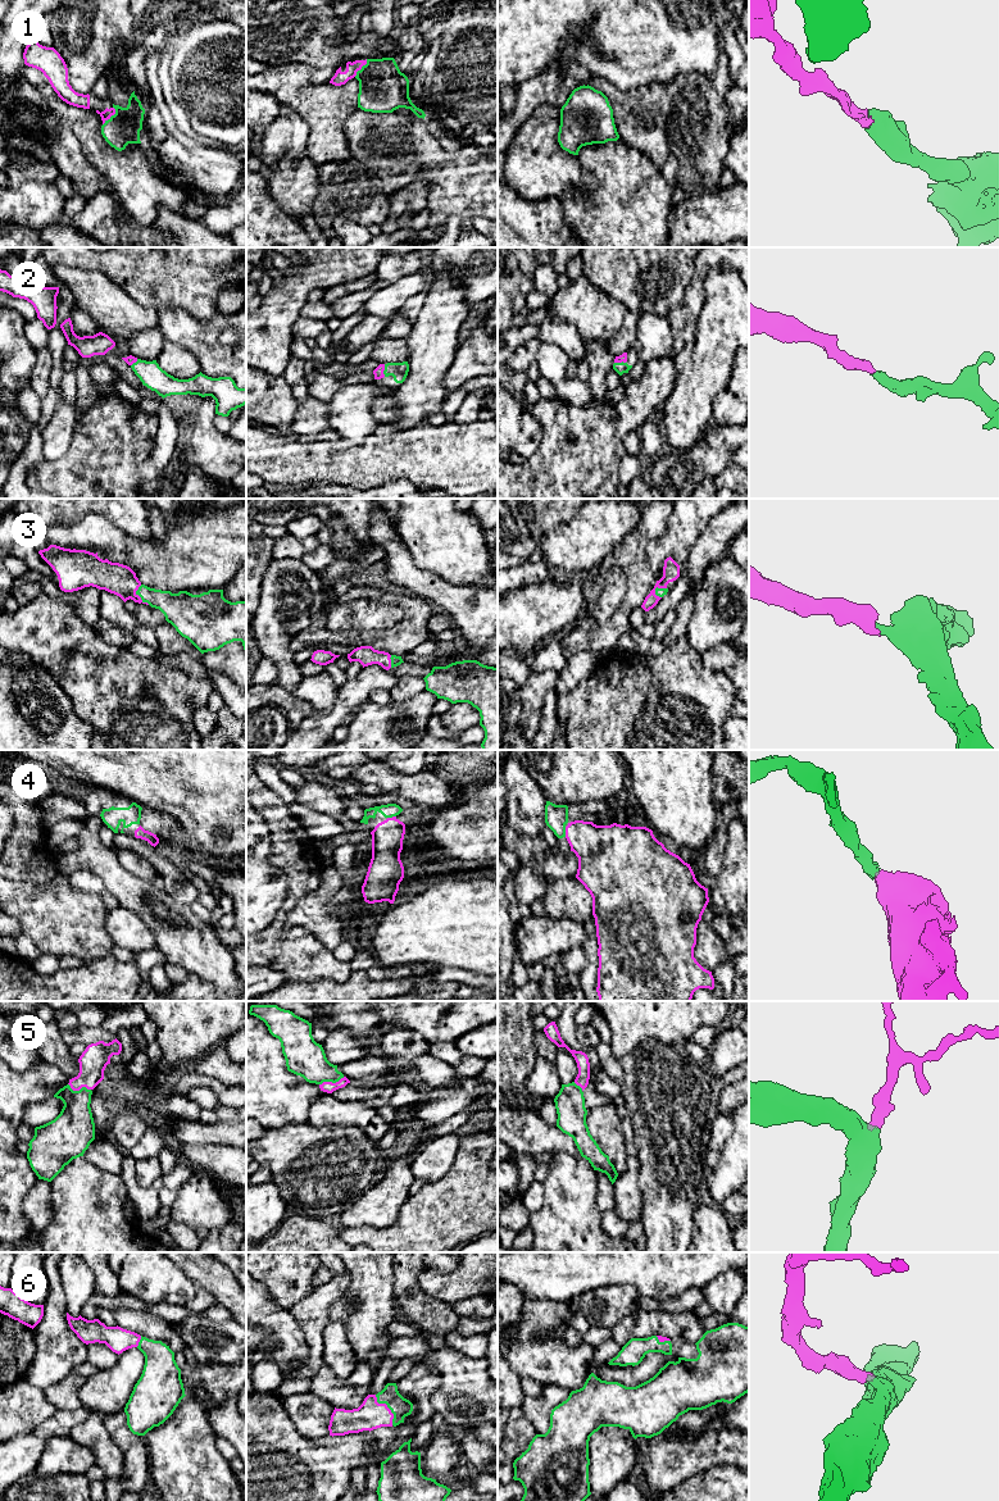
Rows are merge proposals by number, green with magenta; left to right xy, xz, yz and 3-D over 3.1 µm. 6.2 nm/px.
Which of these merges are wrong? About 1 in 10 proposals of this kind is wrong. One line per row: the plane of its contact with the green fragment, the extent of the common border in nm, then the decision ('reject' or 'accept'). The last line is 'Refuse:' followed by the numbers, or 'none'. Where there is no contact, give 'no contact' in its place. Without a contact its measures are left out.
1: meets green in xy; contact 140 nm long; accept
2: meets green in xz; contact 80 nm long; accept
3: meets green in xy; contact 140 nm long; accept
4: meets green in yz; contact 60 nm long; accept
5: meets green in xz; contact 170 nm long; accept
6: meets green in xz; contact 220 nm long; accept
Refuse: none

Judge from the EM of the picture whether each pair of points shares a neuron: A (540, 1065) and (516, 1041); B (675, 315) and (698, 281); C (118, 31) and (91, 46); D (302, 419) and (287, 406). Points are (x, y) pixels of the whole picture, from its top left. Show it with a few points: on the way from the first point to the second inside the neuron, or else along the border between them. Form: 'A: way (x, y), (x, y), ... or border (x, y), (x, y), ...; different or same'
A: border (536, 1056), (523, 1088); different
B: way (684, 308), (694, 298), (695, 290); same
C: way (112, 31), (107, 31), (98, 40); same
D: border (299, 404), (290, 435); different

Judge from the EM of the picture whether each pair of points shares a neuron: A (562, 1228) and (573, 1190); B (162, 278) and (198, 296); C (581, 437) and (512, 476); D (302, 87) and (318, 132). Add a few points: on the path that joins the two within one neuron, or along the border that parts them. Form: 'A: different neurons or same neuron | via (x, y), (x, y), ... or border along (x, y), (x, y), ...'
A: same neuron | via (570, 1219), (570, 1199)
B: same neuron | via (171, 282), (184, 282), (189, 287)
C: same neuron | via (567, 455), (548, 474), (530, 474)
D: same neuron | via (308, 99), (318, 109), (318, 121)

